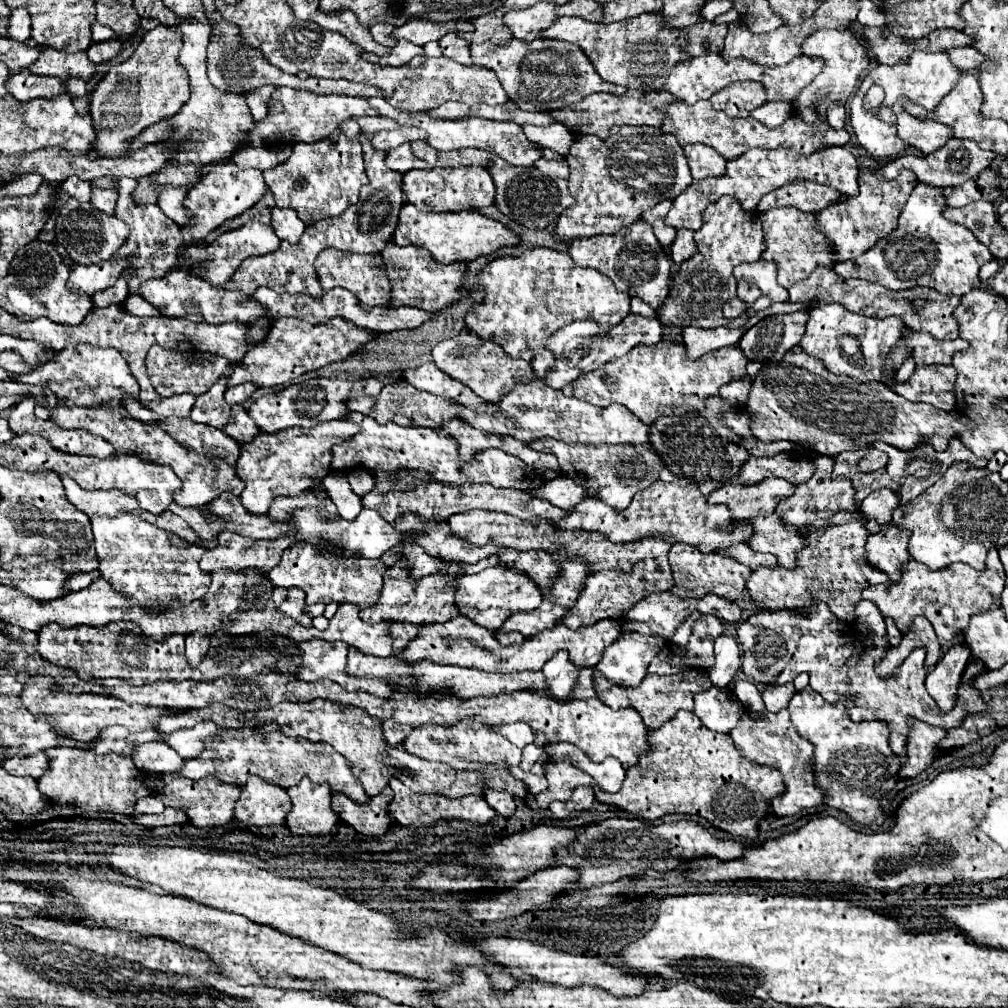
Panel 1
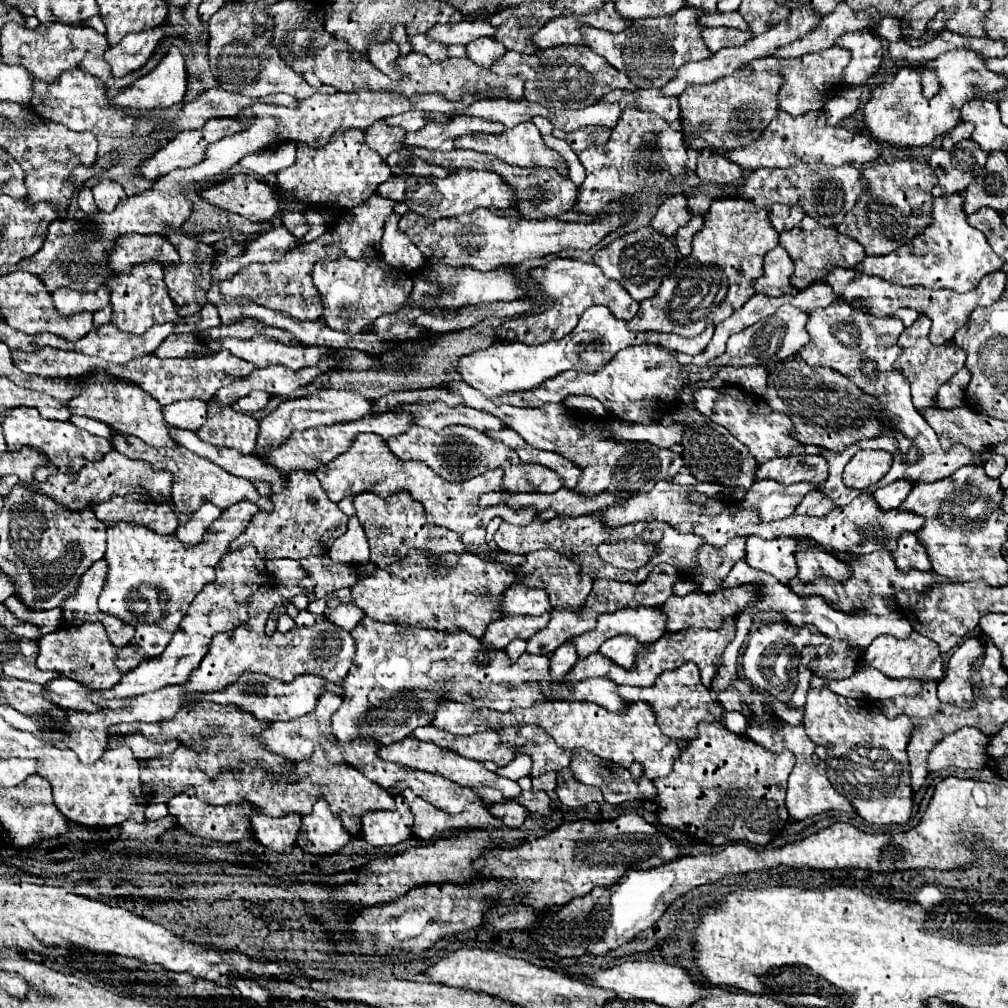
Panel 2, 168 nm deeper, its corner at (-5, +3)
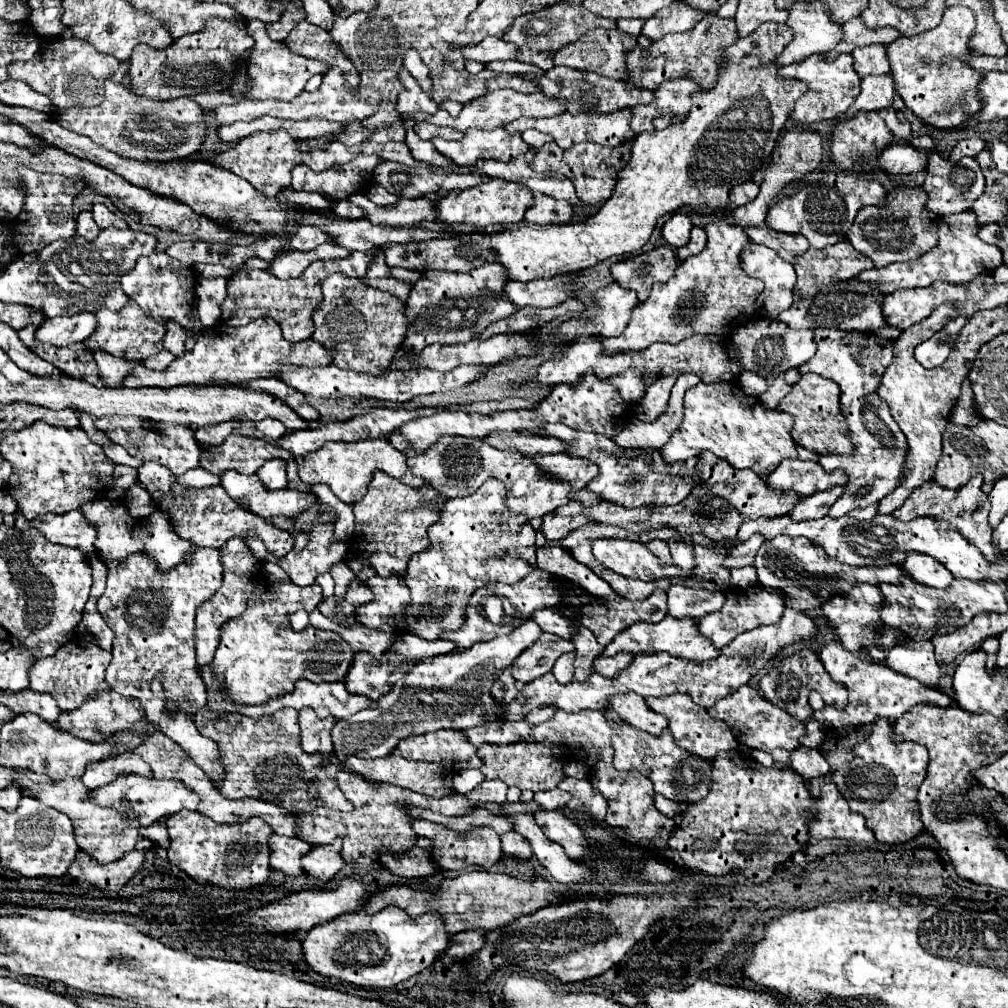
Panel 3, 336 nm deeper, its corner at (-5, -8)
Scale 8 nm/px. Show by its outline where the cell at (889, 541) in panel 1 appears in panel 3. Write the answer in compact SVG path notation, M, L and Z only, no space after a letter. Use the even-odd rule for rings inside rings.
M910 553L908 559L902 563L902 567L912 575L914 581L918 581L922 585L938 587L938 589L948 587L950 581L954 579L950 575L950 571L946 571L946 567L942 567L942 563L938 563L936 559L928 557L928 555Z

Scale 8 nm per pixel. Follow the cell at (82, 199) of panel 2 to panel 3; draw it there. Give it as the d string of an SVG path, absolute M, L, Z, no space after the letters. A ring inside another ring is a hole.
M82 211L82 213L78 215L78 229L76 229L76 233L78 233L80 237L84 237L84 239L96 239L96 237L98 237L100 227L94 223L92 213Z

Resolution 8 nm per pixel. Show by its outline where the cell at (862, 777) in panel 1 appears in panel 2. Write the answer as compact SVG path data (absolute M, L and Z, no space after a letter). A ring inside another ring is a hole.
M808 690L804 704L804 728L810 740L828 750L828 780L832 786L850 800L852 808L870 824L900 824L910 818L912 812L912 788L910 788L910 768L906 756L906 744L910 738L912 722L906 716L886 718L876 704L844 698L830 690Z

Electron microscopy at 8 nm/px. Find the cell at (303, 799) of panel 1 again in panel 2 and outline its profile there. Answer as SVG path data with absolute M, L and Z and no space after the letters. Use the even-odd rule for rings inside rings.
M324 798L314 804L310 814L302 816L298 846L302 846L310 854L338 852L350 838L350 832L330 812L328 802Z

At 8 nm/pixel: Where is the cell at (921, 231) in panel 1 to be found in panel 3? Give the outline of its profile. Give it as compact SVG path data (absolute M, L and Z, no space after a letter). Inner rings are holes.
M972 211L948 215L940 221L938 245L934 249L930 249L926 255L922 255L920 259L914 259L914 261L908 261L908 263L892 263L882 269L862 271L858 275L858 279L870 283L870 287L876 287L884 293L894 293L898 289L928 287L930 283L934 283L938 279L944 279L950 283L966 283L966 281L974 279L976 275L990 273L1002 263L1002 251L996 245L984 243L978 237L978 229L980 229L980 225Z

